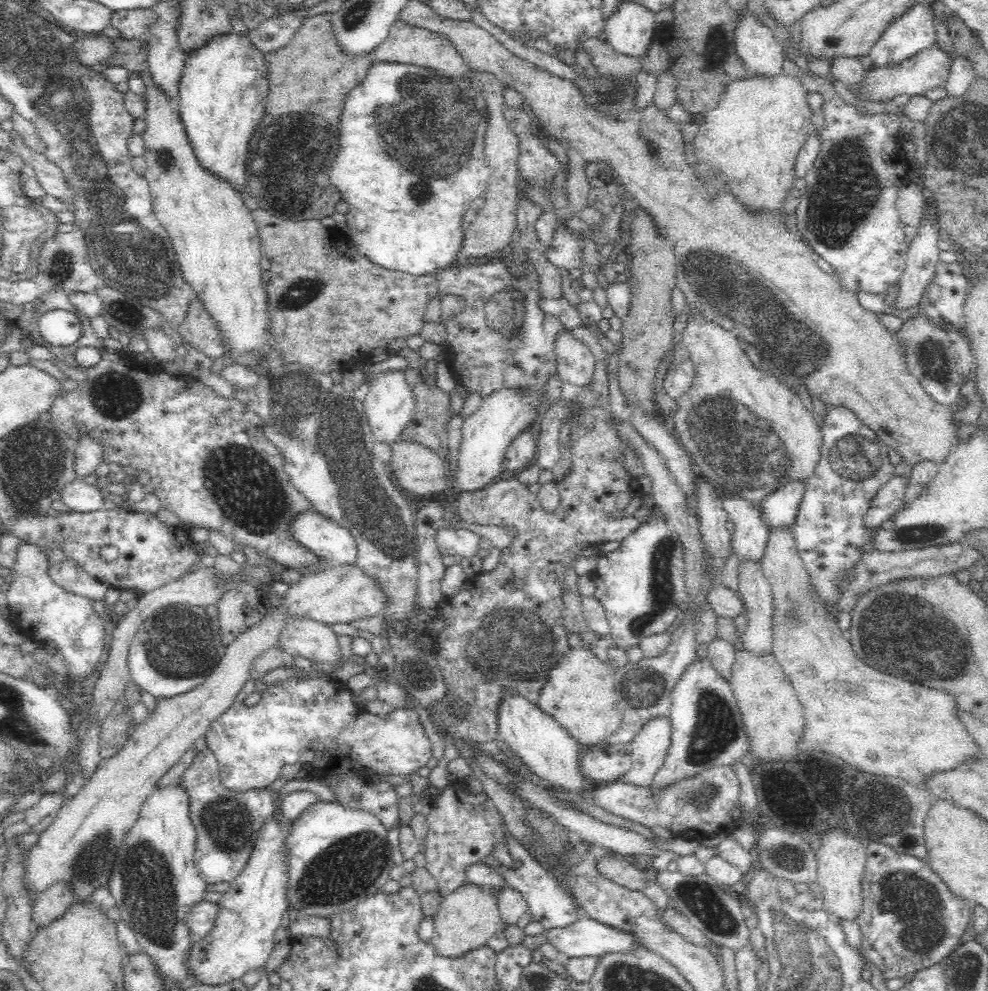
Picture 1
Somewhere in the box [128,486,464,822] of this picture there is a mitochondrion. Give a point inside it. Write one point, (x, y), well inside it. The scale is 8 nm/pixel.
(180, 645)

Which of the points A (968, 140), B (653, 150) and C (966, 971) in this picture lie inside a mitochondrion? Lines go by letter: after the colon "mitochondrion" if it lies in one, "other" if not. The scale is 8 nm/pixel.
A: mitochondrion
B: other
C: mitochondrion

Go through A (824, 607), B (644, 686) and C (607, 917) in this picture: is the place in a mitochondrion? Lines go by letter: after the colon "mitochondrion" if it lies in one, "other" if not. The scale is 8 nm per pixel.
A: other
B: mitochondrion
C: other

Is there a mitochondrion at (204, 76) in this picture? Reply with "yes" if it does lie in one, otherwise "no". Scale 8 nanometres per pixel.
no

